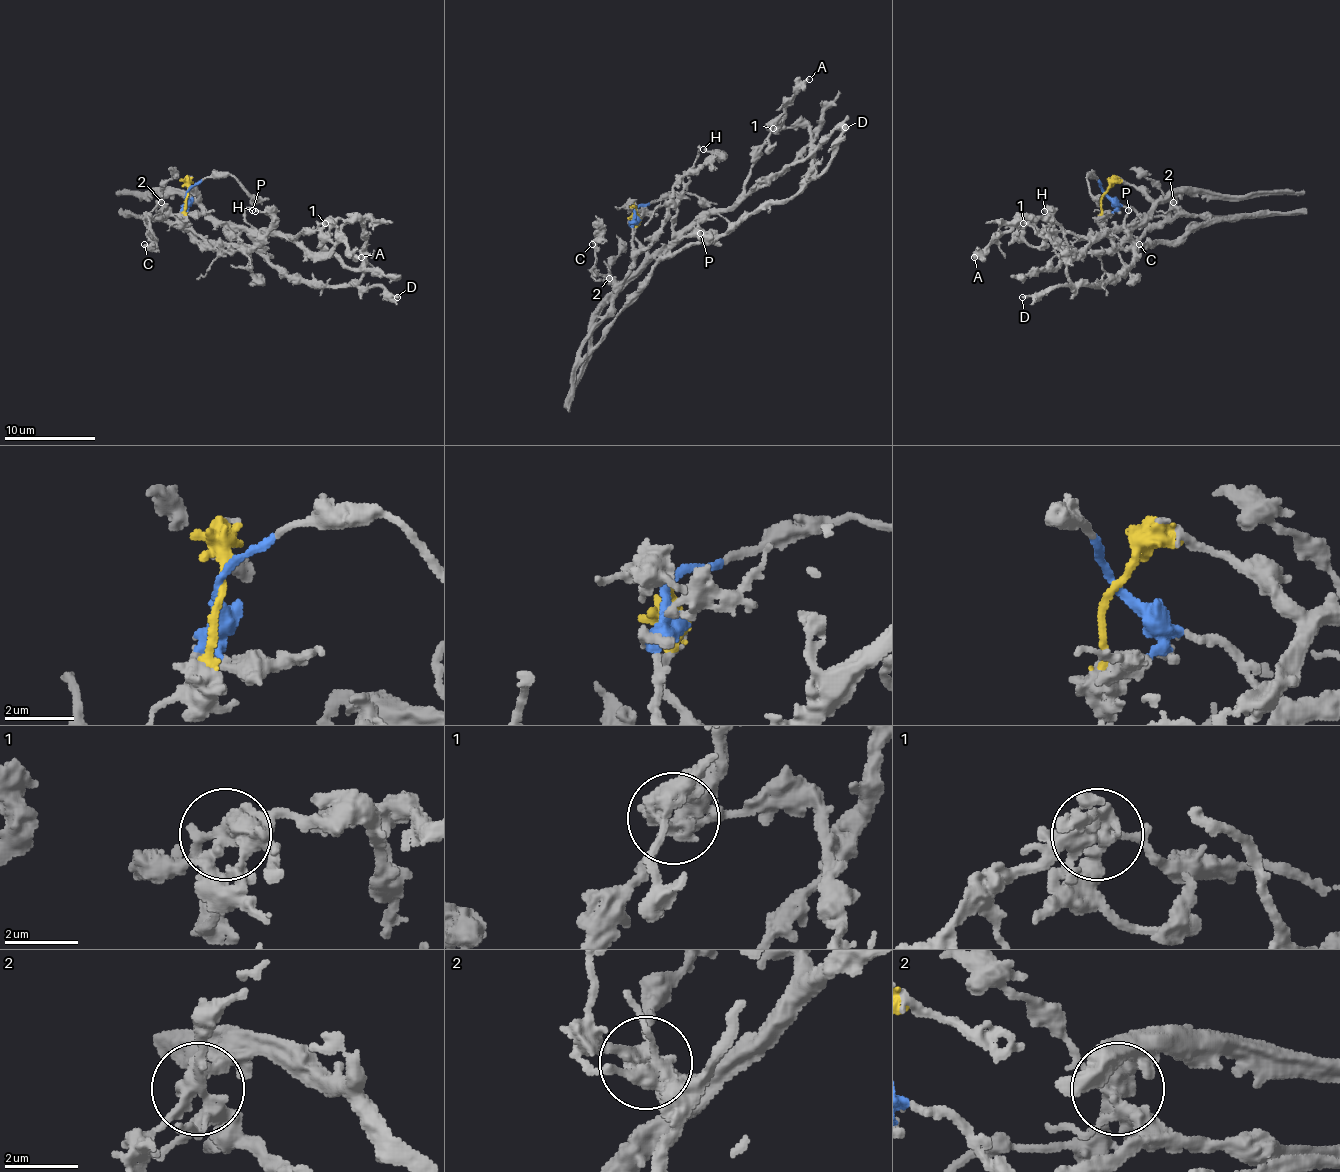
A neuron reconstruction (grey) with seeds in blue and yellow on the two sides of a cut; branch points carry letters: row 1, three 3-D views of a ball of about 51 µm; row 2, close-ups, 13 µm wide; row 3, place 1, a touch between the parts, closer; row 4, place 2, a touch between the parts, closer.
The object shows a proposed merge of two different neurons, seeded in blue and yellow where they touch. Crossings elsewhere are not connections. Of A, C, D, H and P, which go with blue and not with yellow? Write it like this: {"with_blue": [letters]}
{"with_blue": ["D", "H", "P"]}

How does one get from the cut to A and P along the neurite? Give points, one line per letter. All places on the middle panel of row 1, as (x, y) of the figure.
A: (635, 210), (635, 237), (648, 255), (705, 215), (725, 212), (743, 190), (753, 153), (809, 79)
P: (635, 210), (632, 269), (614, 299), (616, 314), (662, 260), (703, 242), (705, 233), (694, 231), (700, 233)

